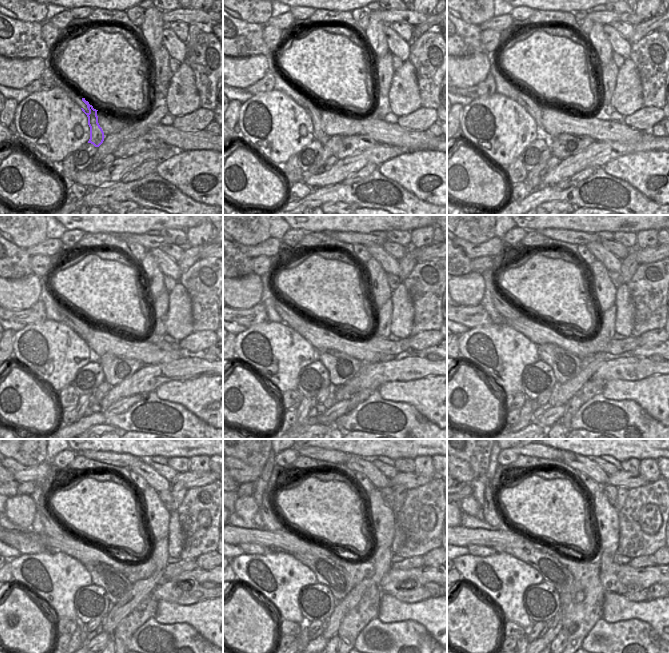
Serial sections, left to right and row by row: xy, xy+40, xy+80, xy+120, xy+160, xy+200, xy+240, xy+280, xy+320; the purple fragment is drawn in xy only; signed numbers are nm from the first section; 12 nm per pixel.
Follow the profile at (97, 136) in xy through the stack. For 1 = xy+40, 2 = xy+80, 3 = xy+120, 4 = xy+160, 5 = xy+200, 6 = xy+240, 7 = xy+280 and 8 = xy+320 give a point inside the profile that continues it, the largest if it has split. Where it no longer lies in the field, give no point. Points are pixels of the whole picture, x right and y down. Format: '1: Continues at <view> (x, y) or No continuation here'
1: Continues at xy+40 (313, 111)
2: Continues at xy+80 (529, 103)
3: Continues at xy+120 (71, 320)
4: Continues at xy+160 (290, 317)
5: Continues at xy+200 (503, 306)
6: Continues at xy+240 (52, 528)
7: Continues at xy+280 (271, 522)
8: Continues at xy+320 (491, 514).

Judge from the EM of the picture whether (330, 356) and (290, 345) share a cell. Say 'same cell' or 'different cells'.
different cells

